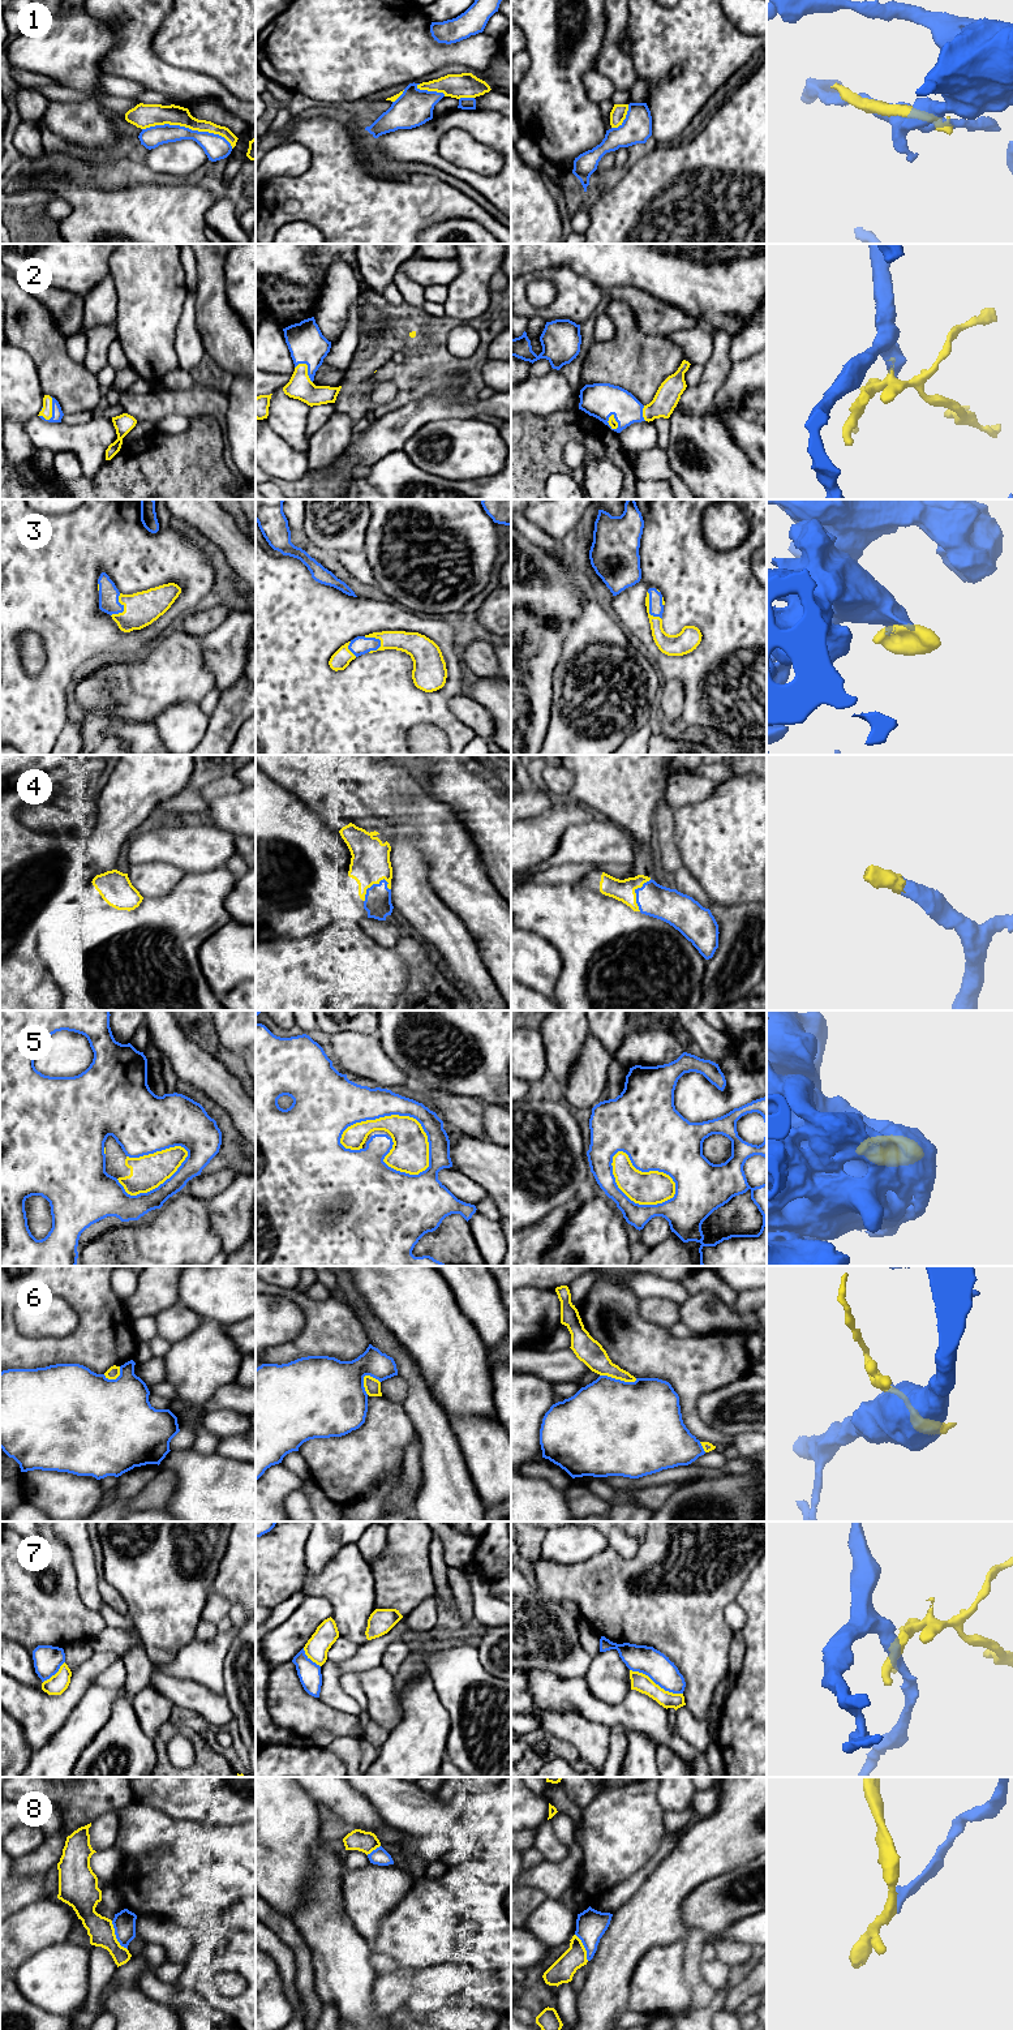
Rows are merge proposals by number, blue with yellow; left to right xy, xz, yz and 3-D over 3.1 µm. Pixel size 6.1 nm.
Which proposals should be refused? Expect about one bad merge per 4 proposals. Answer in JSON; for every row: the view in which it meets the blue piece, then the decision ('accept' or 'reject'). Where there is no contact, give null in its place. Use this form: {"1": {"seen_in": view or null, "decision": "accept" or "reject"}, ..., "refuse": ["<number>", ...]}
{"1": {"seen_in": "xy", "decision": "reject"}, "2": {"seen_in": "xy", "decision": "accept"}, "3": {"seen_in": "xz", "decision": "accept"}, "4": {"seen_in": "xz", "decision": "accept"}, "5": {"seen_in": "xz", "decision": "reject"}, "6": {"seen_in": "yz", "decision": "accept"}, "7": {"seen_in": "yz", "decision": "reject"}, "8": {"seen_in": "xy", "decision": "reject"}, "refuse": ["1", "5", "7", "8"]}

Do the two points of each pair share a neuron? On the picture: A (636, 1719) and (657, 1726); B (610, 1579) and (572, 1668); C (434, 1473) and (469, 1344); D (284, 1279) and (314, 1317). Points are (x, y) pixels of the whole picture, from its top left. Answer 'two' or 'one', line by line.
A: one
B: two
C: two
D: two

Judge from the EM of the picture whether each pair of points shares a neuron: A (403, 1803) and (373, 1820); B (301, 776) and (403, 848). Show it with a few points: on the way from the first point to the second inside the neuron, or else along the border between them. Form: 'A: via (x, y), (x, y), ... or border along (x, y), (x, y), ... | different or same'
A: border along (360, 1793), (370, 1802), (387, 1825) | different
B: border along (391, 844), (398, 837), (413, 836), (421, 855) | different

